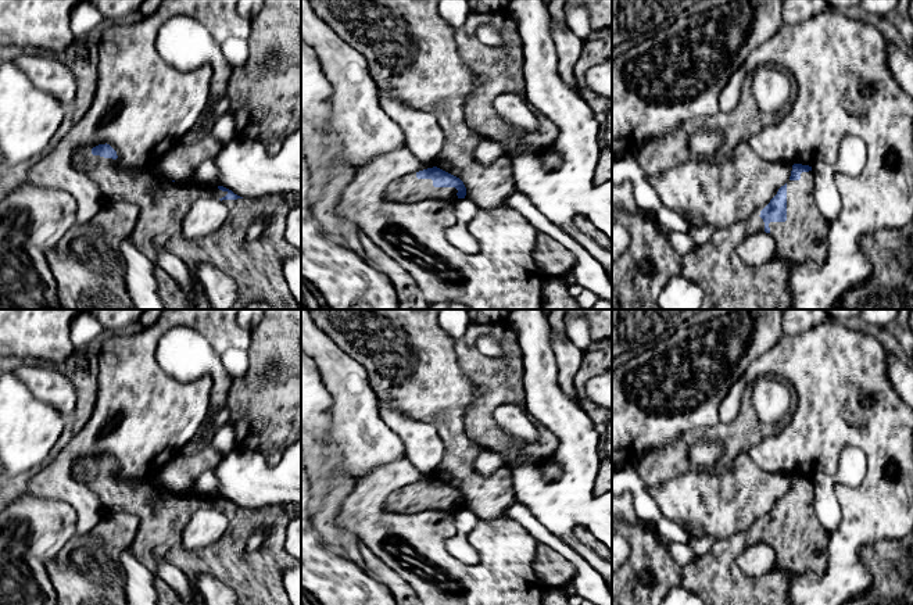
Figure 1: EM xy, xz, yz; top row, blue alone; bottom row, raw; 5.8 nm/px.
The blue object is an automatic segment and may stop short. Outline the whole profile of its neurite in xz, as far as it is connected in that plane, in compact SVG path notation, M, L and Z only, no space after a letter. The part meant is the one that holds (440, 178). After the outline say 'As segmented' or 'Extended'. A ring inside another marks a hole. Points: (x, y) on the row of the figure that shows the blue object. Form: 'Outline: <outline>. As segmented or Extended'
Outline: M437 167L407 173L387 190L390 200L409 204L426 200L465 198L465 196L463 182Z. Extended

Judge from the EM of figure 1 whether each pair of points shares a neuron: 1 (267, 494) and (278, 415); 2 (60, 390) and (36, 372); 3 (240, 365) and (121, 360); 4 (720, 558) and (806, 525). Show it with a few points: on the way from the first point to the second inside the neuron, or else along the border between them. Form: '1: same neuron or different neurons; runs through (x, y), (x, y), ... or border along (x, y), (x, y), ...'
1: different neurons; border along (260, 451), (269, 465)
2: same neuron; runs through (54, 389), (42, 378)
3: different neurons; border along (239, 347), (232, 347), (219, 355)
4: same neuron; runs through (741, 541), (774, 529), (786, 529)

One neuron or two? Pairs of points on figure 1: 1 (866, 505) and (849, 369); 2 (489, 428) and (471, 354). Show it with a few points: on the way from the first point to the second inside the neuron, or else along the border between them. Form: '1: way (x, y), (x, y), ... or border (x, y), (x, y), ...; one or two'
1: way (877, 472), (877, 428), (855, 403); one
2: way (486, 410), (486, 376), (482, 372); one

